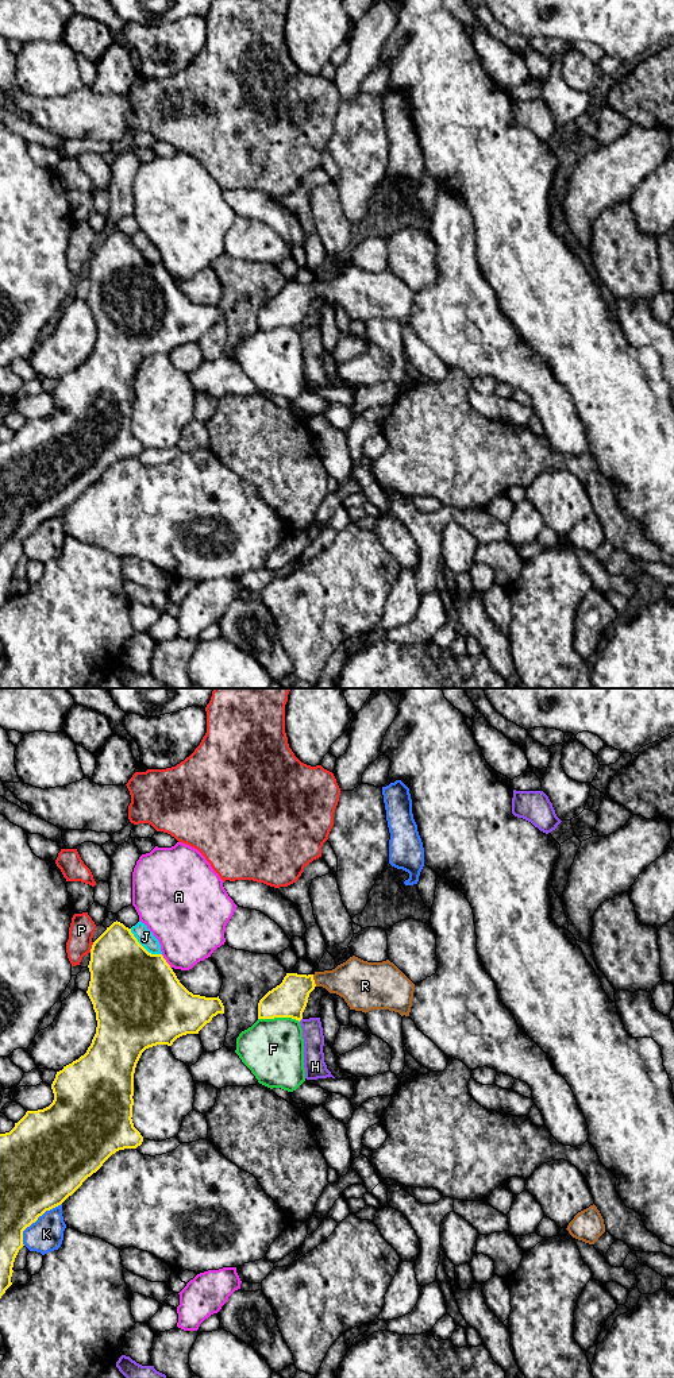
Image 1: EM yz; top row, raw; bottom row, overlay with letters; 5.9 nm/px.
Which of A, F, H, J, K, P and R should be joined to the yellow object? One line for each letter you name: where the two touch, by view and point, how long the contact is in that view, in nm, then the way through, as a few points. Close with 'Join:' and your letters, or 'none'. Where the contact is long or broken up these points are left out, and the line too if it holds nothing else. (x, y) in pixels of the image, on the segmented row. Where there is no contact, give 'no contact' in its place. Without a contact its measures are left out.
R: contact yz (314, 980); length 80 nm; way yz (289, 999), (304, 984), (314, 980), (355, 980)
Join: R

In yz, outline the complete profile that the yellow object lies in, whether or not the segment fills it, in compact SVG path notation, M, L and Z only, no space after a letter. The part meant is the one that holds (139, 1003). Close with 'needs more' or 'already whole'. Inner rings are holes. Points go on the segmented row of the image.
M118 920L93 942L88 968L90 981L86 993L97 1020L90 1046L84 1055L57 1072L51 1084L54 1100L49 1107L27 1111L9 1132L0 1134L0 1298L12 1285L14 1262L24 1246L23 1231L46 1211L61 1205L112 1154L142 1145L143 1136L131 1119L134 1073L142 1053L157 1045L172 1046L182 1035L199 1034L213 1016L224 1014L219 996L205 997L189 992L163 956L149 953L131 929Z | already whole

